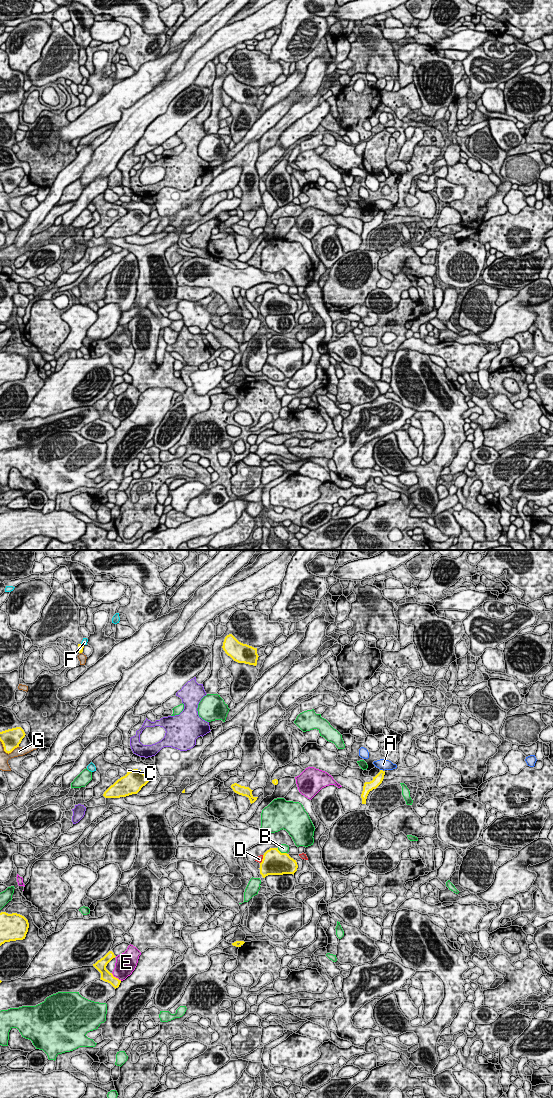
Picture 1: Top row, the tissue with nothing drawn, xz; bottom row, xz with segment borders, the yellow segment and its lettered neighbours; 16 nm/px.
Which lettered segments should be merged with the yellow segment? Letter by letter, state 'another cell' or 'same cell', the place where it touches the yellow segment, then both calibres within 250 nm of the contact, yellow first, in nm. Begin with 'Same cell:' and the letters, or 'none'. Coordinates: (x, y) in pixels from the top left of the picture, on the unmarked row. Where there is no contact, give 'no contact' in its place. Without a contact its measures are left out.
Same cell: none
A: another cell; meets yellow in xz at (382, 210); 160 nm thick on the yellow side, 190 nm on the other
B: another cell; meets yellow in xz at (282, 293); 400 nm thick on the yellow side, 160 nm on the other
C: another cell; meets yellow in xz at (129, 211); 340 nm thick on the yellow side, 50 nm on the other
D: another cell; meets yellow in xz at (262, 299); 400 nm thick on the yellow side, 100 nm on the other
E: another cell; meets yellow in xz at (115, 417); 170 nm thick on the yellow side, 320 nm on the other
F: another cell; meets yellow in xz at (82, 85); 100 nm thick on the yellow side, 100 nm on the other
G: another cell; meets yellow in xz at (6, 192); 320 nm thick on the yellow side, 160 nm on the other

